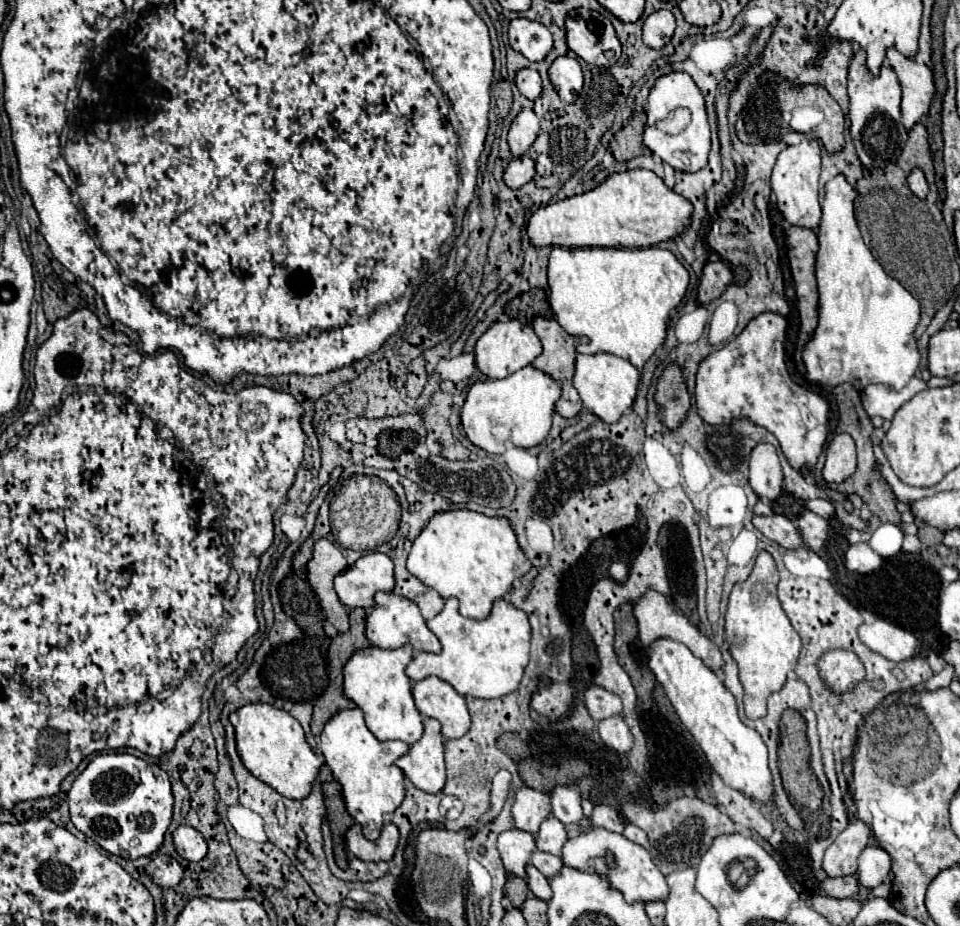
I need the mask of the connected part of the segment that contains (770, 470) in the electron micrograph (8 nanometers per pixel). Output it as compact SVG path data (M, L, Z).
M757 444L749 458L749 484L759 498L777 500L783 490L783 470L771 444Z

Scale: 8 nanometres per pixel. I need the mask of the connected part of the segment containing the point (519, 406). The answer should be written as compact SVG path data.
M525 366L519 372L503 378L503 380L485 380L471 386L465 406L461 410L461 424L467 434L467 438L491 452L491 454L503 454L505 442L495 440L493 428L503 424L509 428L509 440L519 448L531 448L541 444L551 428L551 416L555 412L555 402L561 396L559 384L547 376L545 372Z

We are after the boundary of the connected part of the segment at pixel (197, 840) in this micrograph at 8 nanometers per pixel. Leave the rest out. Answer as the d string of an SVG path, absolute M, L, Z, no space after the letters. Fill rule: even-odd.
M179 826L179 828L173 832L173 840L175 840L175 850L177 850L179 856L183 856L185 860L199 862L199 860L203 860L205 854L207 854L207 840L205 840L205 836L201 836L201 832L197 832L195 828Z

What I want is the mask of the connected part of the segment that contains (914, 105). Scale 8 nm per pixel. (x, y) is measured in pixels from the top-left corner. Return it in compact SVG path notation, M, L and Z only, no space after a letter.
M897 50L887 52L887 66L895 70L903 98L901 98L901 122L905 130L909 132L927 112L931 106L931 100L935 96L933 86L933 74L925 64L919 64Z

